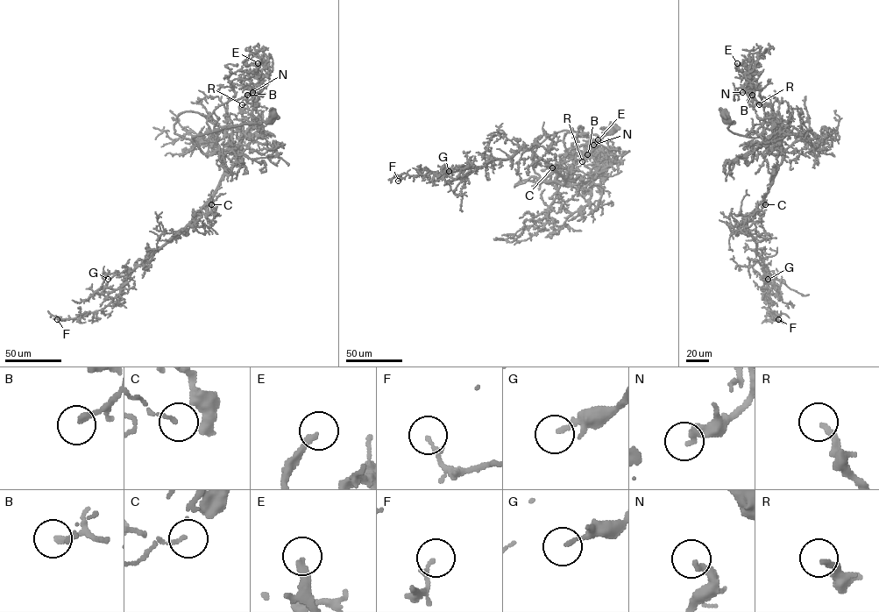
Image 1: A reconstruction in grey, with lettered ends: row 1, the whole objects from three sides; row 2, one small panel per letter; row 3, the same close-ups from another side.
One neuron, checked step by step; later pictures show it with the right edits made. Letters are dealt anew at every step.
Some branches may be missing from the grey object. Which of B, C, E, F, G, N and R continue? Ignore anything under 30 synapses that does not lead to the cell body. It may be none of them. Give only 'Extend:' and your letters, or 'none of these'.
Extend: B, E, R

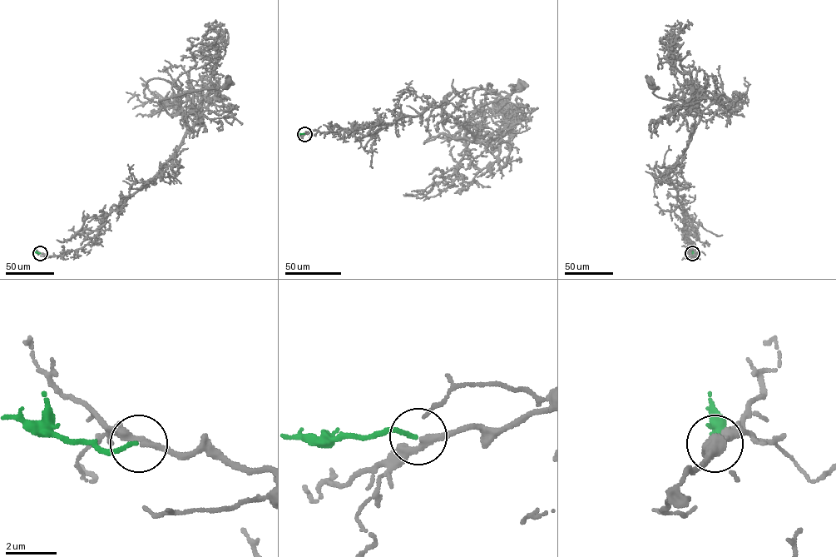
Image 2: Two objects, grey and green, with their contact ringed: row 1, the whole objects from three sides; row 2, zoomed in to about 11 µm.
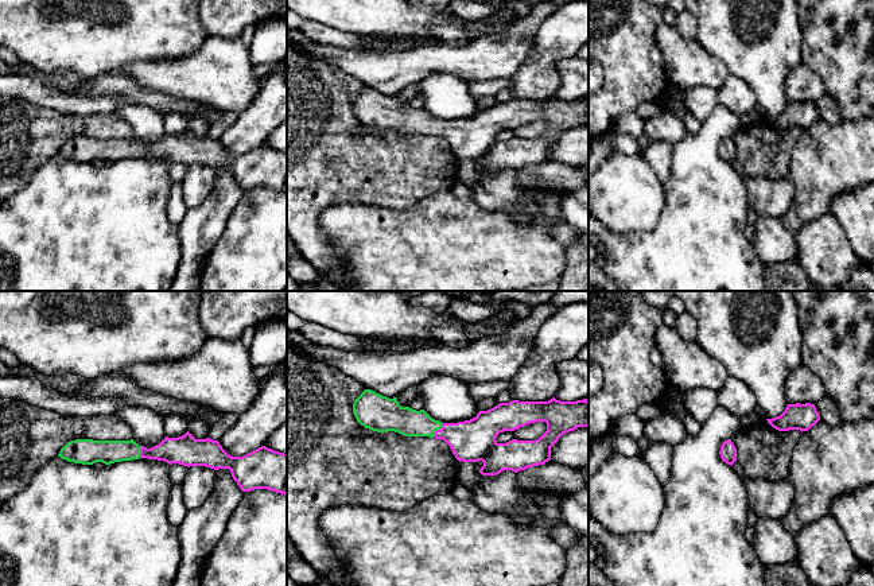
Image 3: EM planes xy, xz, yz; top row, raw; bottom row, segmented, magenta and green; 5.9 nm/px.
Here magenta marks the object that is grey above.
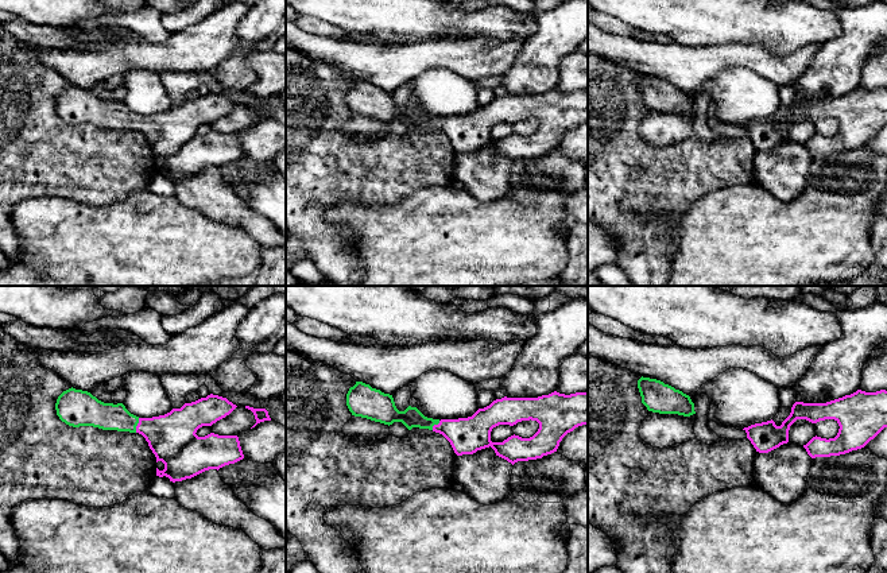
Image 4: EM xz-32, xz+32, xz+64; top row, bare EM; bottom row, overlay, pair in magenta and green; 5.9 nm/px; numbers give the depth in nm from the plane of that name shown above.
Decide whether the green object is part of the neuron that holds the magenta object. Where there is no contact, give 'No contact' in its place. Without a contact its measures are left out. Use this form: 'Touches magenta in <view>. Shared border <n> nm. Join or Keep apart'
Touches magenta in xz. Shared border 110 nm. Join

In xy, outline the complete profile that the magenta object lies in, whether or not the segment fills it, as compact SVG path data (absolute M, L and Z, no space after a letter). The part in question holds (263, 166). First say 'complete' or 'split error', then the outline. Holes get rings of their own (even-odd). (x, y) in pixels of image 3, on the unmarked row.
split error; M189 129L178 136L166 135L147 147L131 139L75 137L67 140L58 155L74 162L132 159L139 156L164 159L170 163L229 167L242 190L268 187L287 194L287 152L261 144L242 155L229 154L218 139L195 137Z

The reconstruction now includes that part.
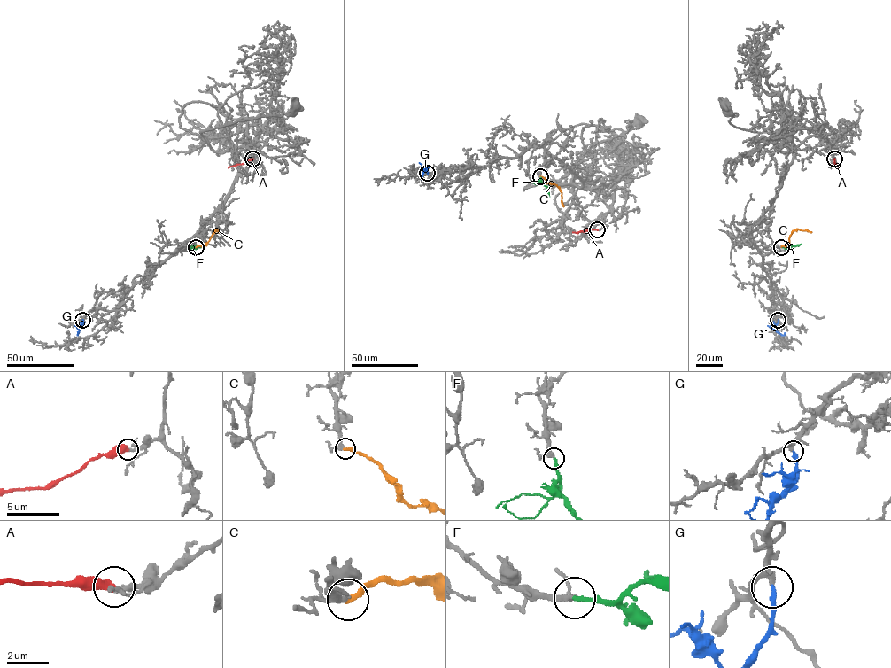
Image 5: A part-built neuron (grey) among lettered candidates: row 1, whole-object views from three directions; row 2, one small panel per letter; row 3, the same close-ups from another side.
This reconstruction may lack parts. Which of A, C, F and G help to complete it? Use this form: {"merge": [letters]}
{"merge": ["A", "F", "G"]}

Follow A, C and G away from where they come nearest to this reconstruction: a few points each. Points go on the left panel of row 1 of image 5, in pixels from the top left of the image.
A: (252, 159), (228, 167)
C: (196, 247), (206, 243), (217, 229), (219, 232)
G: (82, 320), (78, 332)

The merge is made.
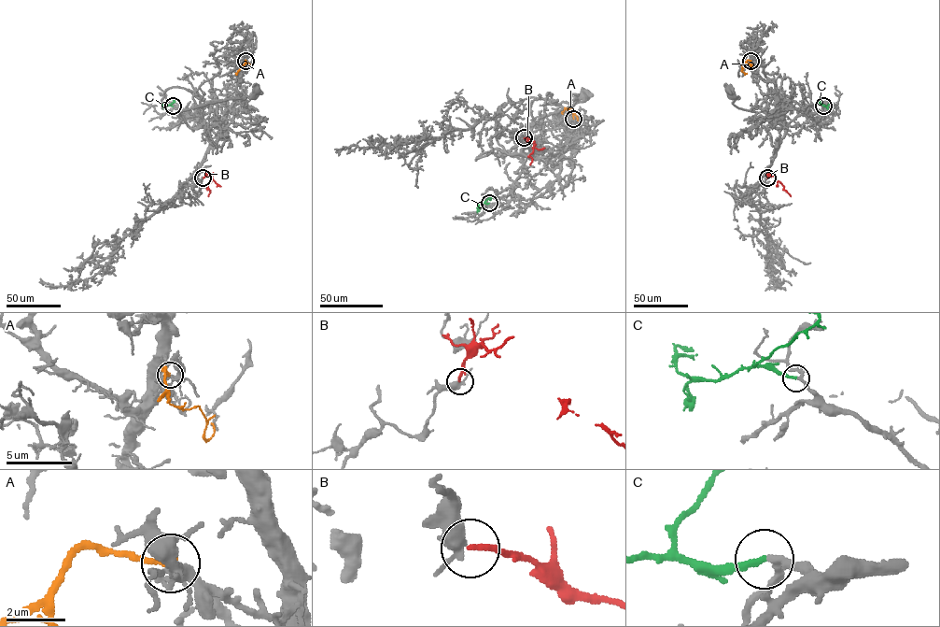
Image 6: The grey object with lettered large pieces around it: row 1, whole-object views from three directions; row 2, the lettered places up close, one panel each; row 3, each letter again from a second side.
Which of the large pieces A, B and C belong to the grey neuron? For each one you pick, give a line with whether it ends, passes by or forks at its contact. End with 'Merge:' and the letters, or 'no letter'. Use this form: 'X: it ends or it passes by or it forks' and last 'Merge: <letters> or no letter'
B: it ends
C: it ends
Merge: B, C

